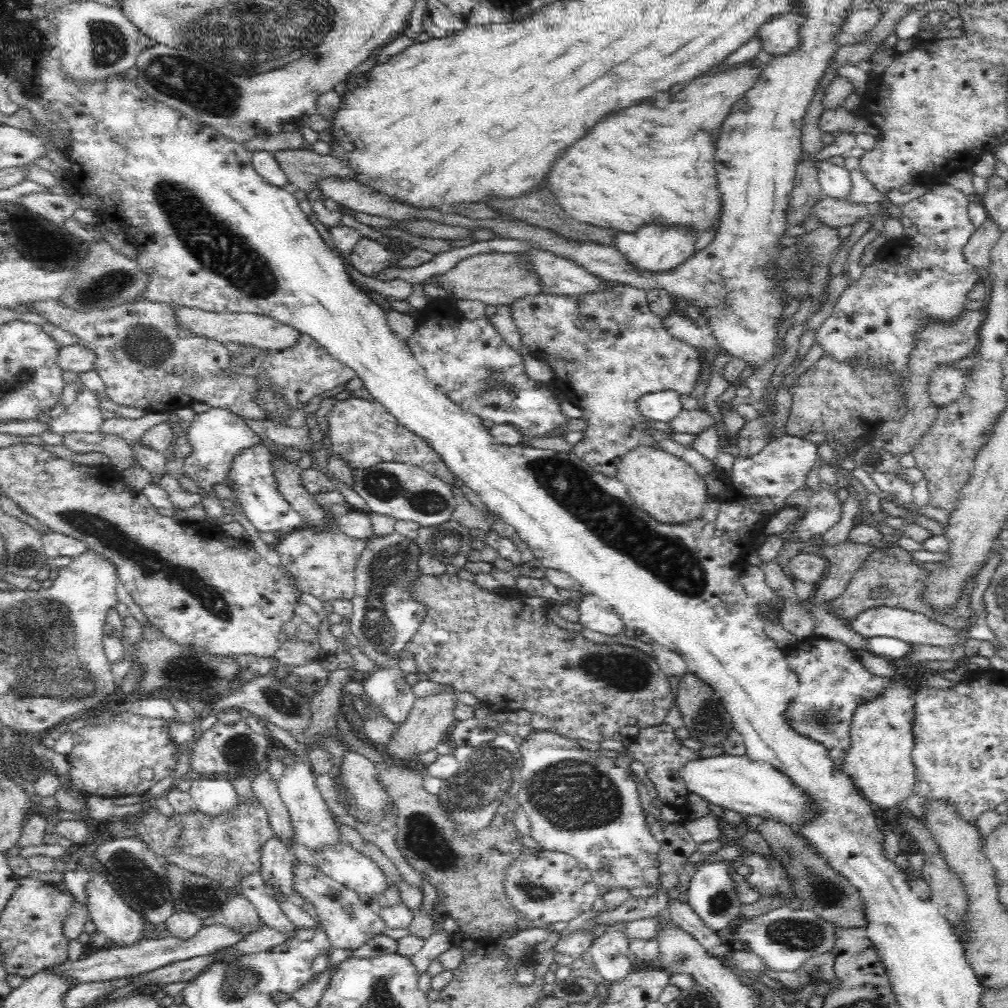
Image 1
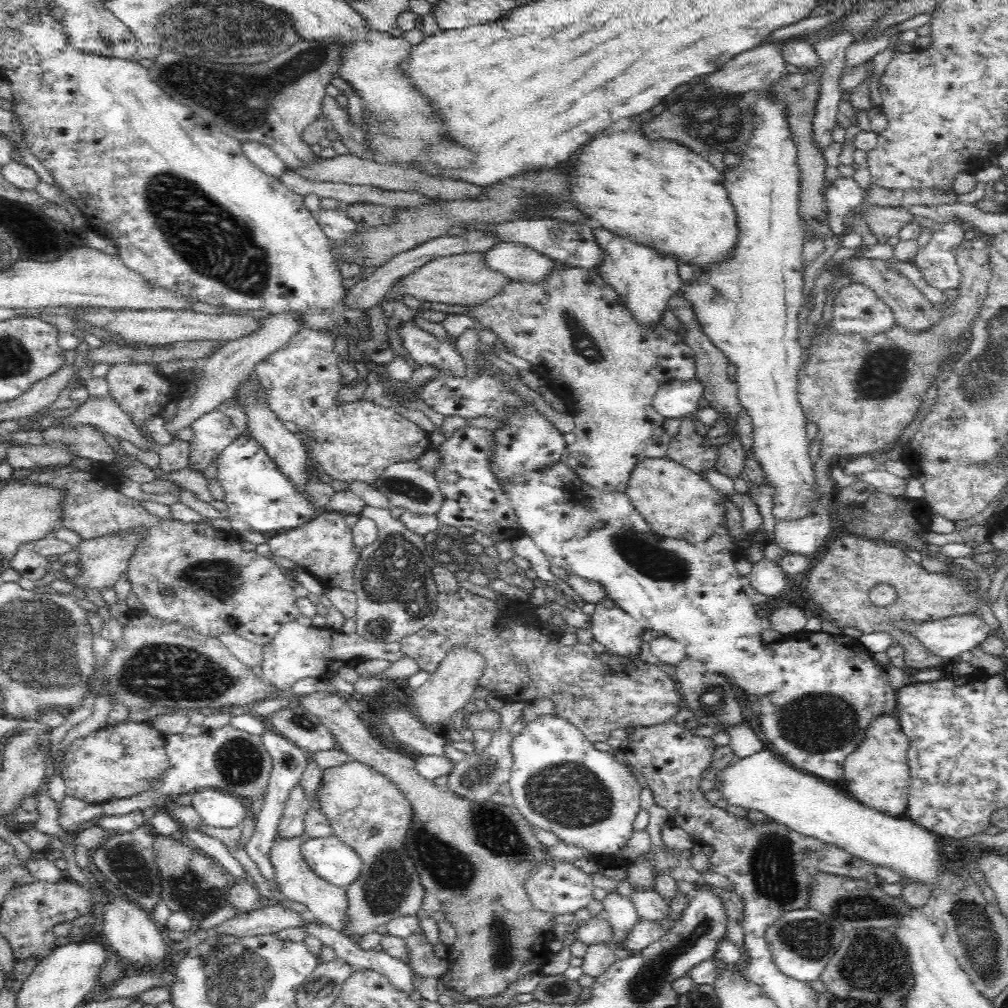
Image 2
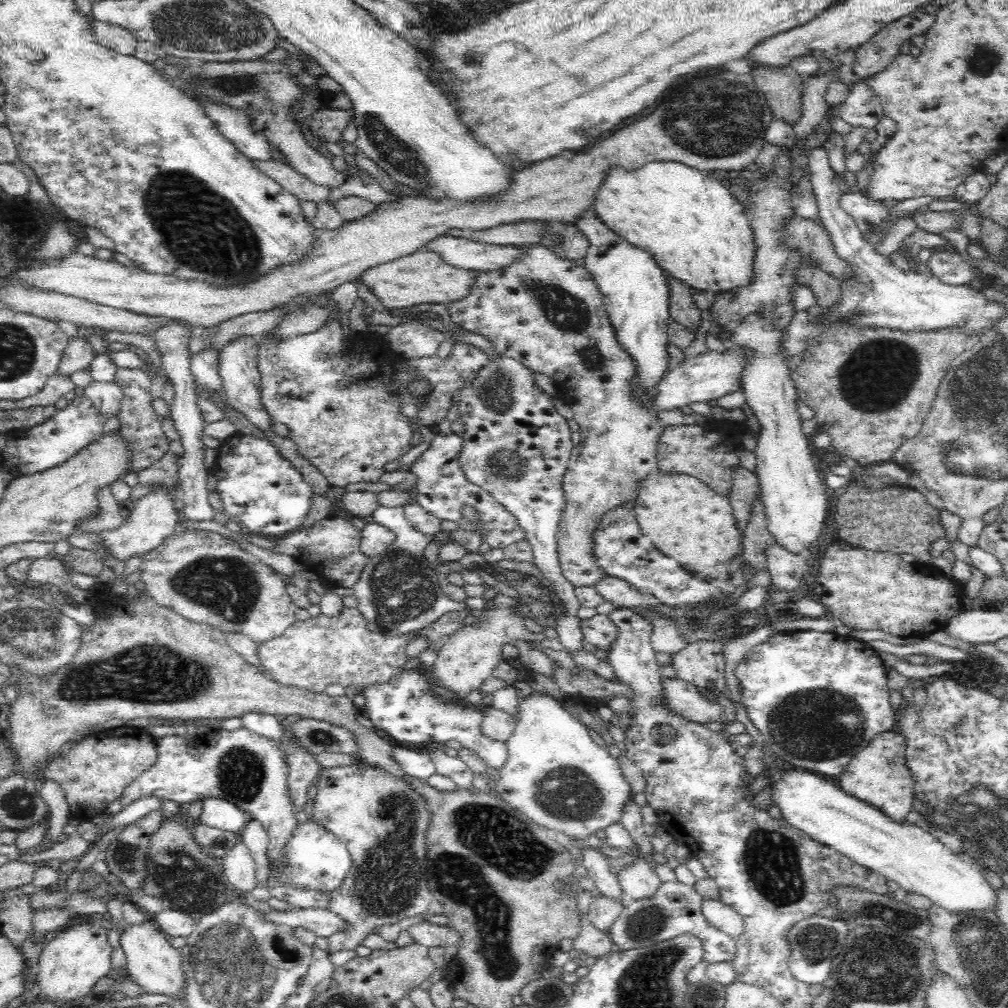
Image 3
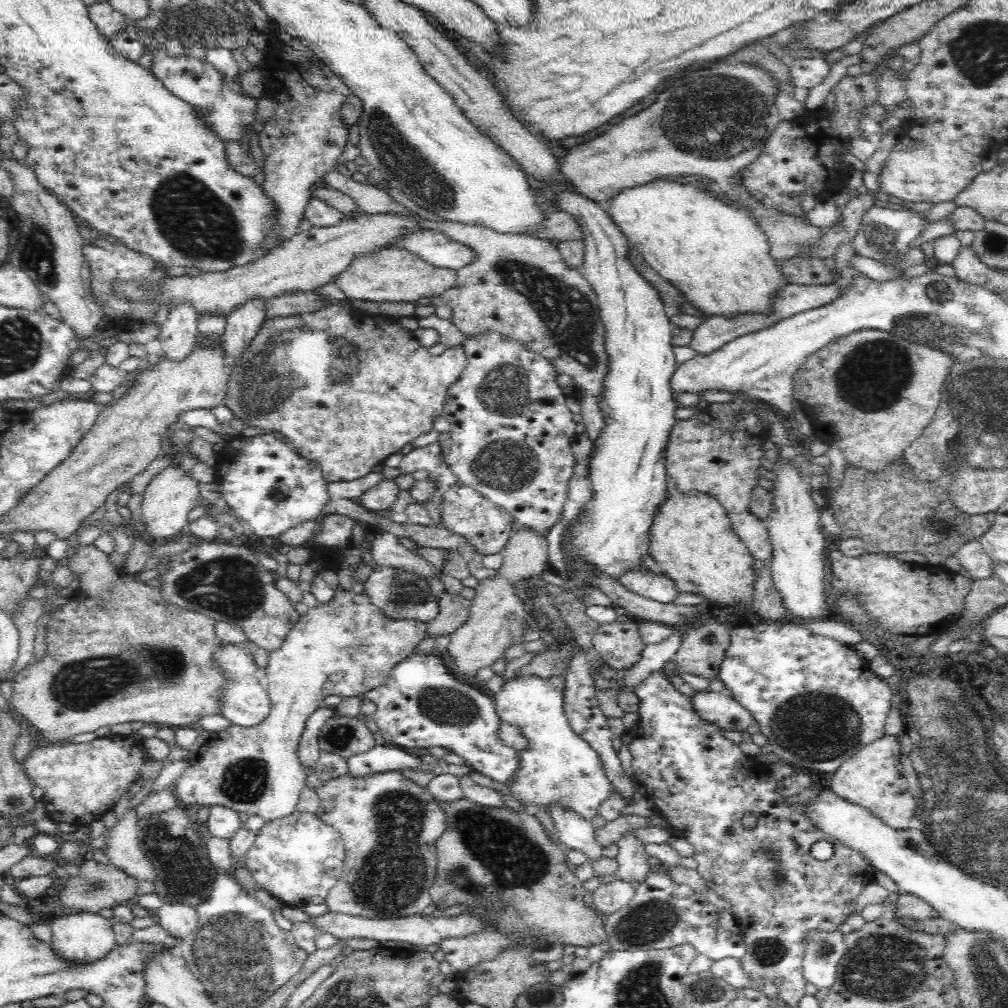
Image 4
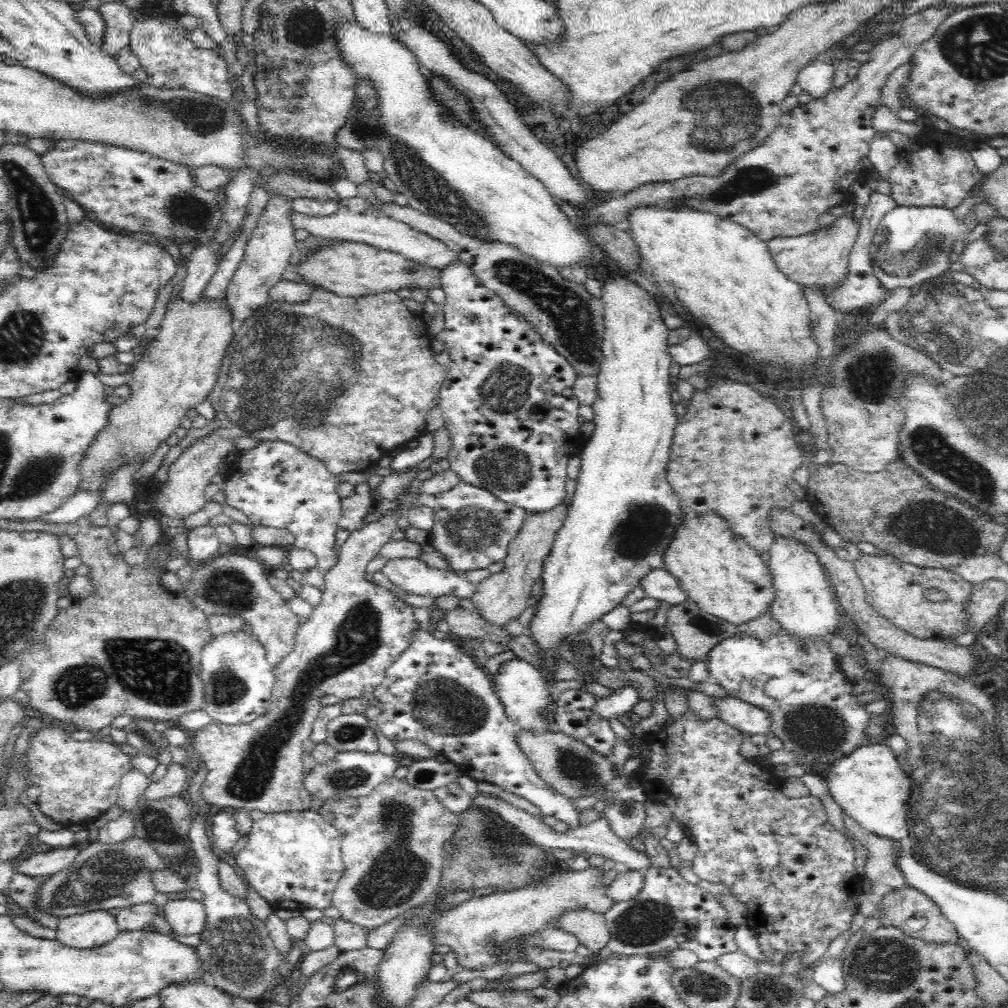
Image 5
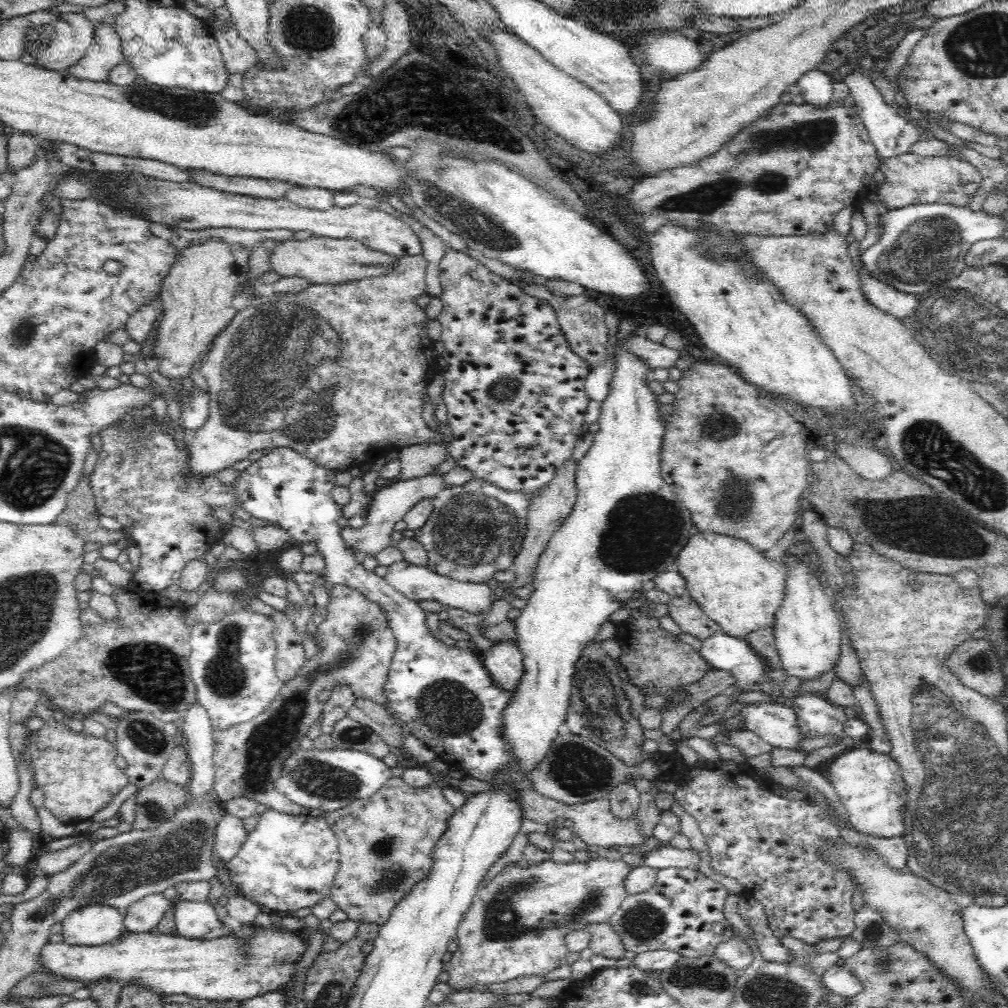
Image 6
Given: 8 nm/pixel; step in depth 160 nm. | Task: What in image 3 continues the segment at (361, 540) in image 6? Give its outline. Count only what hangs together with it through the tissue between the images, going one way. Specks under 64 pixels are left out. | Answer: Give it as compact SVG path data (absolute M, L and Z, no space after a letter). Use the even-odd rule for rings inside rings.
M344 607L342 614L332 620L321 614L316 618L310 617L303 621L296 619L280 636L261 642L257 651L261 665L266 669L263 674L268 679L286 686L312 689L314 692L322 693L326 686L334 683L340 684L344 688L354 686L359 690L371 684L388 682L406 663L405 648L407 644L403 635L392 639L368 632L364 617L357 607ZM243 726L234 731L212 727L190 746L186 746L186 740L182 736L164 736L156 740L156 748L156 764L127 786L120 798L110 802L103 810L104 813L119 813L138 798L148 796L180 804L199 802L204 797L220 797L232 801L248 814L248 818L260 821L266 829L269 838L266 856L270 866L267 888L271 897L301 909L329 911L333 904L332 891L321 892L308 888L303 890L297 888L293 882L283 882L283 871L289 862L286 858L286 846L294 836L299 822L293 813L292 801L287 795L288 765L286 758L281 755L280 744L261 738Z

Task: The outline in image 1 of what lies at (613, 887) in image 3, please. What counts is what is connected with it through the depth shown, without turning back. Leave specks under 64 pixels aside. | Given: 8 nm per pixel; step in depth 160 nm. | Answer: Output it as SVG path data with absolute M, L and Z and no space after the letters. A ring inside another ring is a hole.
M619 923L608 927L588 951L594 960L596 976L608 987L626 980L635 966L630 957L629 943L622 937L622 926L624 924Z

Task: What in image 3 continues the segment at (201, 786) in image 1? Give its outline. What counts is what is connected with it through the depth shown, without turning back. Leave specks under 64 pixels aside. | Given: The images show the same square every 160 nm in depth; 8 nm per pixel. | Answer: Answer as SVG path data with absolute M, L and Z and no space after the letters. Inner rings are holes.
M204 797L200 802L202 812L198 820L208 826L240 834L248 821L248 814L232 801L220 797Z

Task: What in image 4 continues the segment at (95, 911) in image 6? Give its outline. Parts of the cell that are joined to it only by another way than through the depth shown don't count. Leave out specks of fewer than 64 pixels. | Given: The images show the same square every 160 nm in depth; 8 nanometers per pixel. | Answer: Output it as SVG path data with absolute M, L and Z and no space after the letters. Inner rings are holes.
M72 913L55 917L49 923L52 932L50 949L54 957L65 962L76 965L92 964L104 959L117 946L113 923L98 913Z

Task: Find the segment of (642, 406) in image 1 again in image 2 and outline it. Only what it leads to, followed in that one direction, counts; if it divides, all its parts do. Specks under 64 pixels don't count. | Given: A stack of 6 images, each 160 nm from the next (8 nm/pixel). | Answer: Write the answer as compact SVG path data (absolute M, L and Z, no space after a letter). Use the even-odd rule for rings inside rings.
M698 380L692 383L669 383L656 392L652 407L664 419L682 419L699 409L698 403L703 396L704 389Z

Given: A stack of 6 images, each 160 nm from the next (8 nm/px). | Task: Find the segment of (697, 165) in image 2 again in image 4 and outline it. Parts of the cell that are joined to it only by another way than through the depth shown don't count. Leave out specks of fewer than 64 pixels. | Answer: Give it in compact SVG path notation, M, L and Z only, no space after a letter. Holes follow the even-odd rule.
M656 178L650 180L646 184L640 186L632 186L632 188L622 188L614 193L604 207L609 214L612 222L622 231L622 234L631 242L634 249L644 256L644 260L655 272L660 273L662 277L668 279L674 287L682 291L684 296L688 298L690 304L696 307L703 314L712 315L735 315L738 313L767 313L769 311L769 296L777 291L780 287L788 283L785 282L783 276L778 272L777 261L769 255L769 244L767 236L762 232L762 229L757 225L755 220L748 216L747 212L740 210L740 207L732 206L722 199L718 199L715 191L709 190L707 186L700 184L692 184L692 182L674 182L671 178Z

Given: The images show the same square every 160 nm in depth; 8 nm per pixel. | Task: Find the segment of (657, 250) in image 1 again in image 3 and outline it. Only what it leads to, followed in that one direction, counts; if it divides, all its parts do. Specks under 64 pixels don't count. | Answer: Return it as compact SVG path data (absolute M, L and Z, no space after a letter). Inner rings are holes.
M592 210L580 214L574 223L586 237L590 246L584 256L584 267L596 281L604 295L604 309L616 329L618 341L636 359L638 365L637 385L649 394L651 403L657 394L657 386L666 375L667 340L669 309L671 308L668 291L668 274L644 249L636 248L621 236L614 234Z

